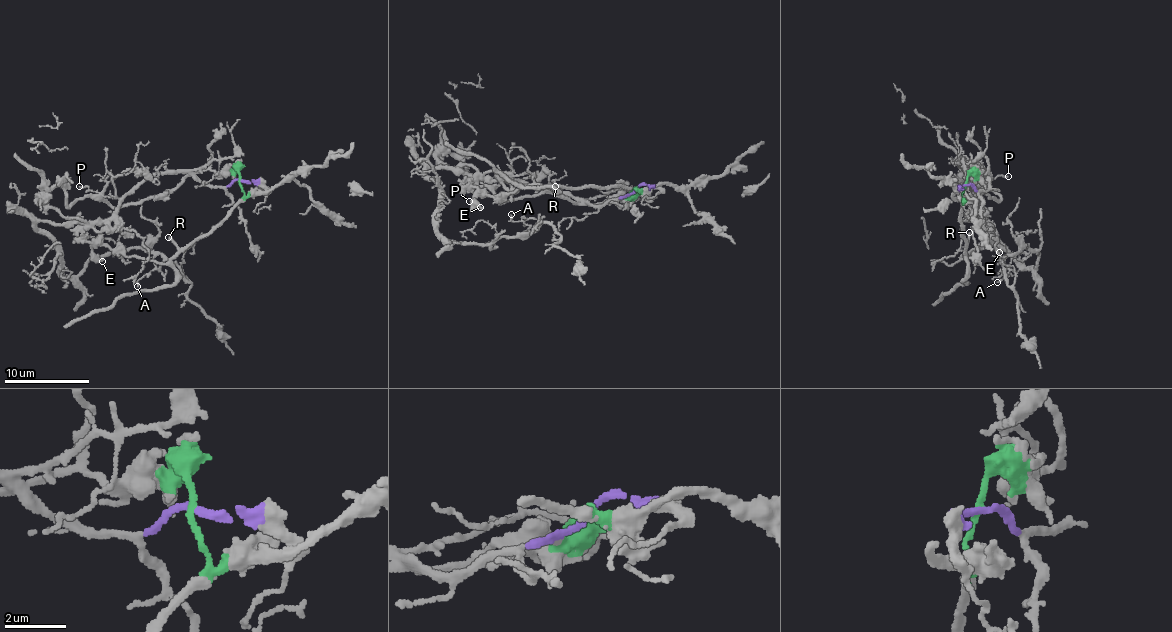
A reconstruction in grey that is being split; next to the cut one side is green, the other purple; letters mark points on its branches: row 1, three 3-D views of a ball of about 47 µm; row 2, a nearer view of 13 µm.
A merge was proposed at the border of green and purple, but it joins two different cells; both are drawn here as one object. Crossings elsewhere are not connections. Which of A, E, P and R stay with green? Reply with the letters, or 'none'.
E, R

